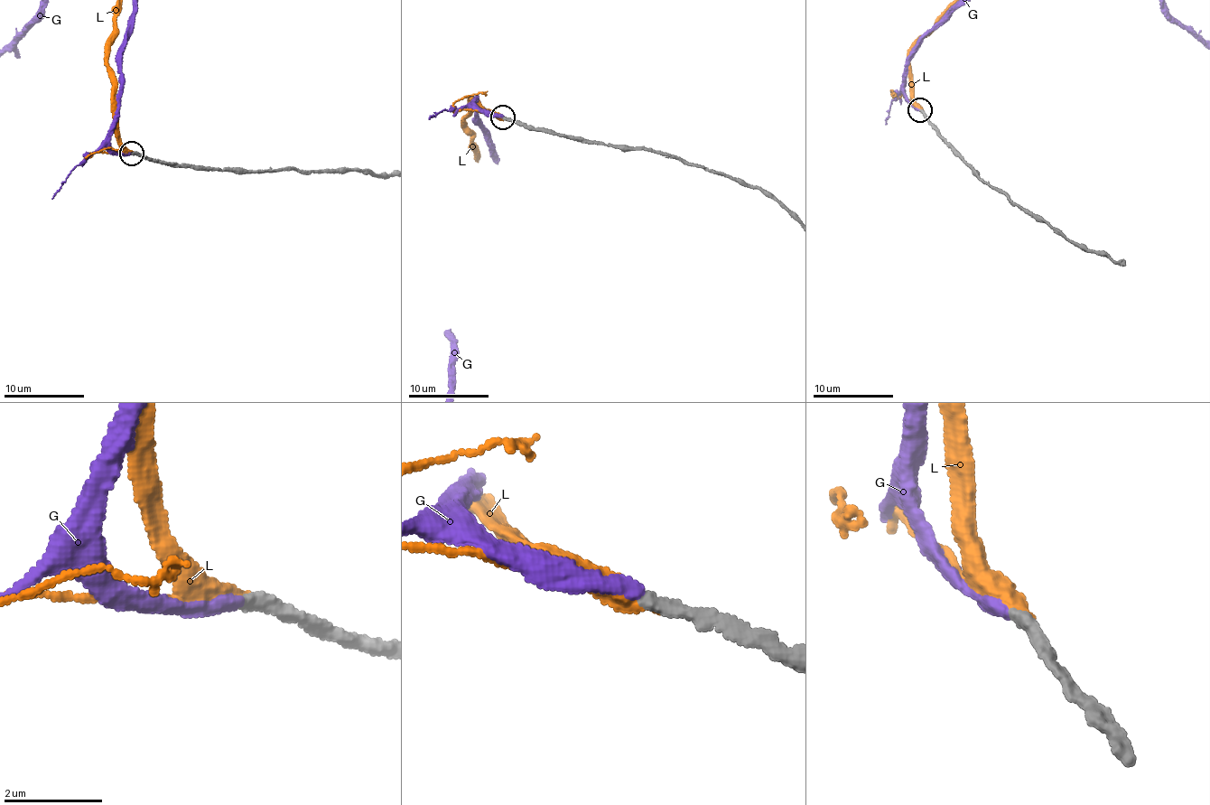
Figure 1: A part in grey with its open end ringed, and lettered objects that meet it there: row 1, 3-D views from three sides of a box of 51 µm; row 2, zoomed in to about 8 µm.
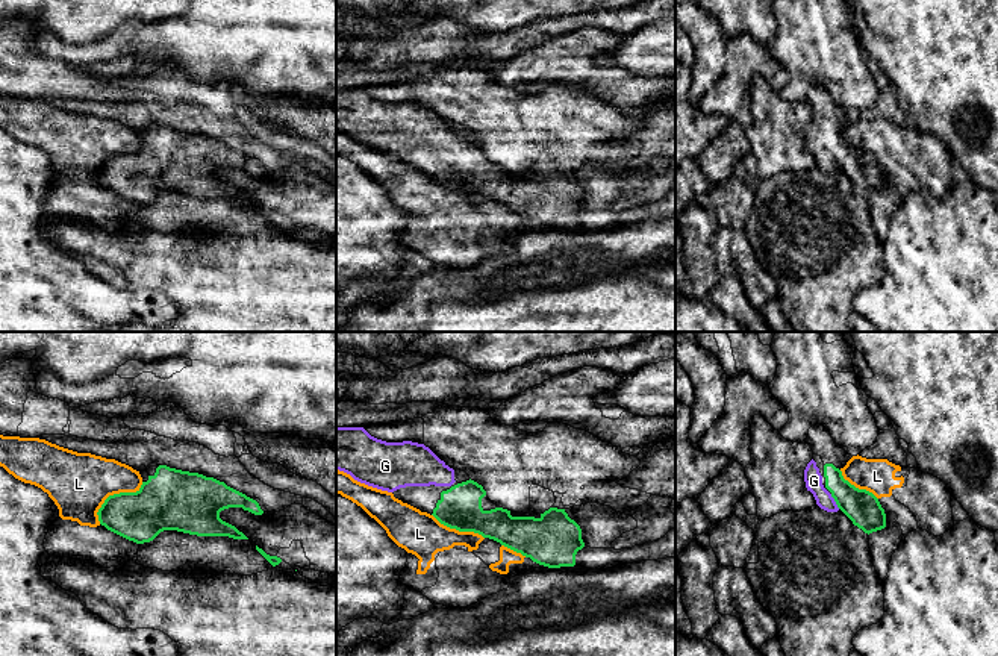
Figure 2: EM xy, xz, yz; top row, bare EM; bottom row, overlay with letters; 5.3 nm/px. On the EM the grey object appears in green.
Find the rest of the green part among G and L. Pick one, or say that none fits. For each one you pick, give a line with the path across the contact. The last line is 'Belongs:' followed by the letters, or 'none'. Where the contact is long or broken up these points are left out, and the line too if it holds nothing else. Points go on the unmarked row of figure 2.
G: way yz (860, 167), (851, 161), (835, 161), (813, 141)
Belongs: G

